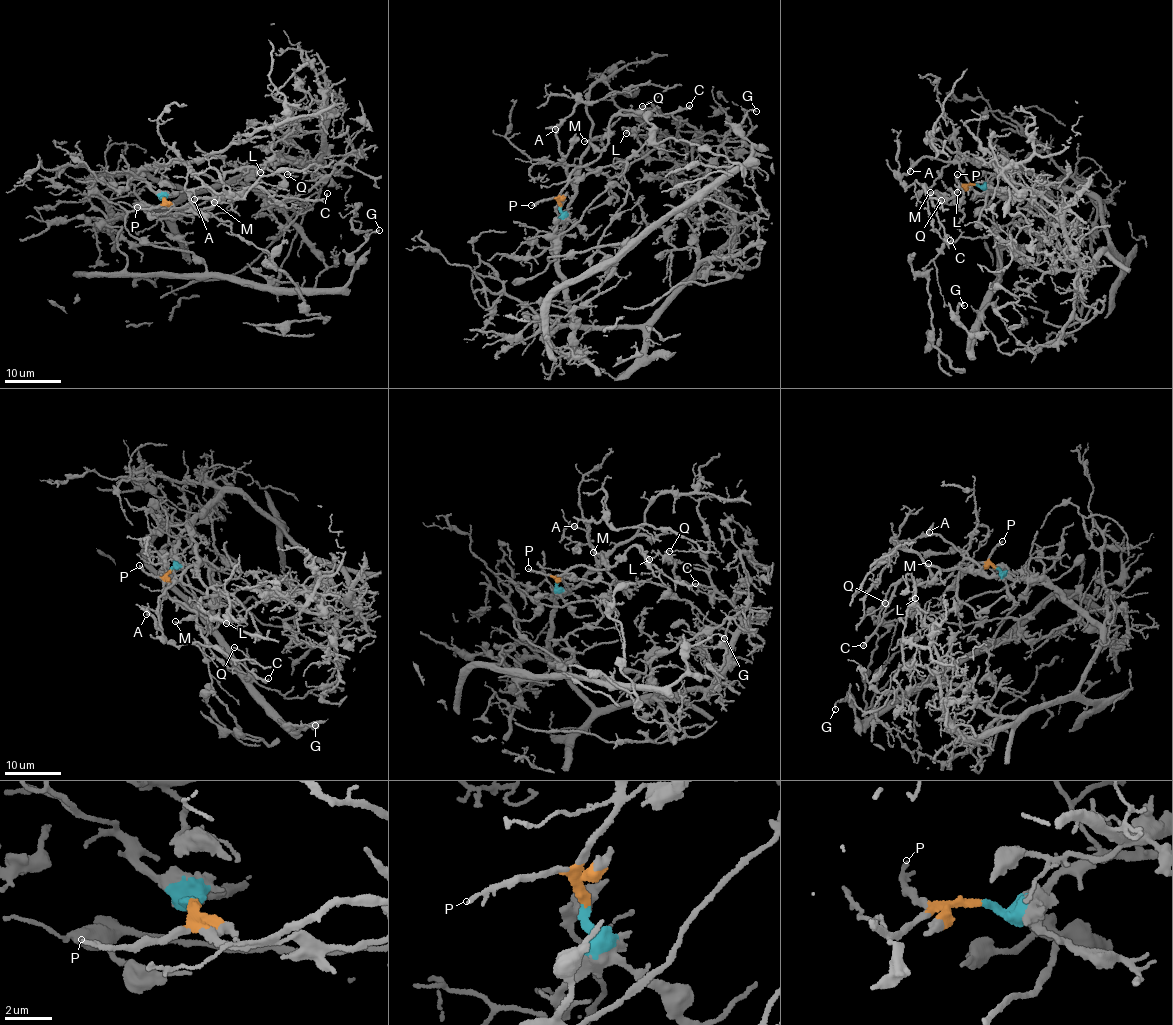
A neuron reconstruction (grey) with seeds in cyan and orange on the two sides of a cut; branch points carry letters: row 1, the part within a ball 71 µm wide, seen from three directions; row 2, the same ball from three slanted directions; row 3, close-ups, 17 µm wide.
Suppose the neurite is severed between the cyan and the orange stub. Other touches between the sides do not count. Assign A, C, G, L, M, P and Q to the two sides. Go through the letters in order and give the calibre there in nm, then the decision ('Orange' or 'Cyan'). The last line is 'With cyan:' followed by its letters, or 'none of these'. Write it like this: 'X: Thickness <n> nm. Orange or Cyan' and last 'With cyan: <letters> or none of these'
A: Thickness 130 nm. Cyan
C: Thickness 130 nm. Orange
G: Thickness 180 nm. Cyan
L: Thickness 130 nm. Cyan
M: Thickness 170 nm. Orange
P: Thickness 110 nm. Orange
Q: Thickness 90 nm. Cyan
With cyan: A, G, L, Q

